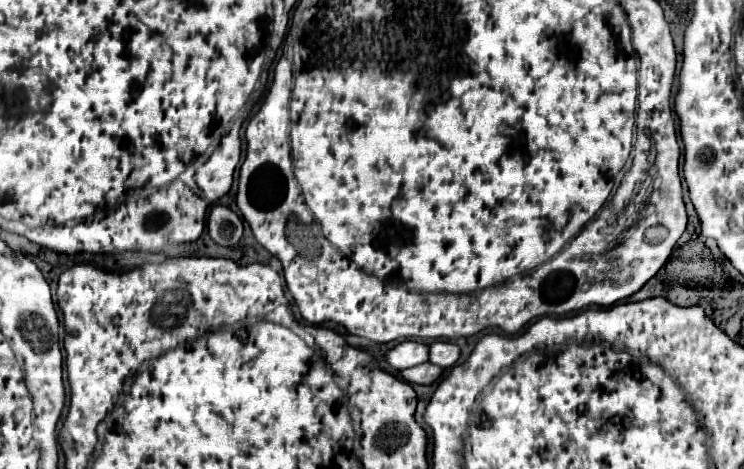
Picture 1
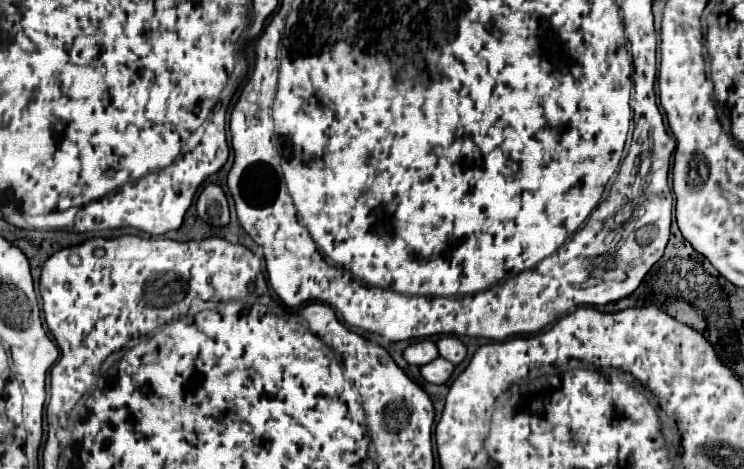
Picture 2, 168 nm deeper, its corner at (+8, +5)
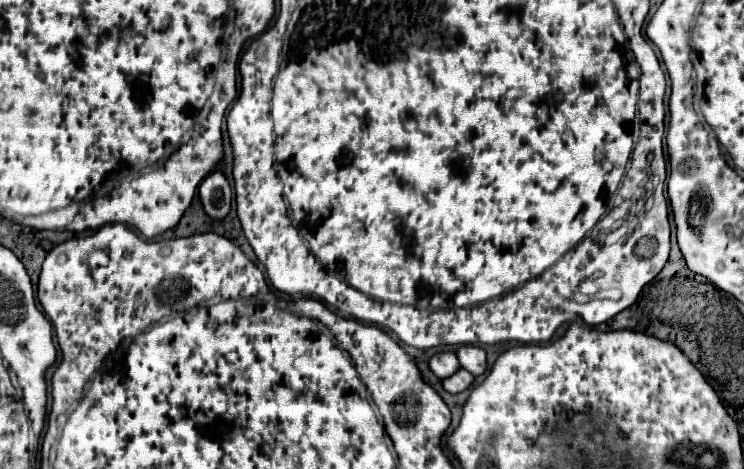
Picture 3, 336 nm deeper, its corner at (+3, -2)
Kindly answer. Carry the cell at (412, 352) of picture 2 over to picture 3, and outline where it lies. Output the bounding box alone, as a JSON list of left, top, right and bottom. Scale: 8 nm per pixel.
[429,352,461,380]

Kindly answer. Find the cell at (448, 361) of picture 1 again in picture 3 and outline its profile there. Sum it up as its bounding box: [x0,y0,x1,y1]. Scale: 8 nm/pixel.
[457,346,487,376]

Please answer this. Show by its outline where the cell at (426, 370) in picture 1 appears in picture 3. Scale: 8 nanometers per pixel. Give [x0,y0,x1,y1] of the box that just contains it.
[443,368,475,394]

